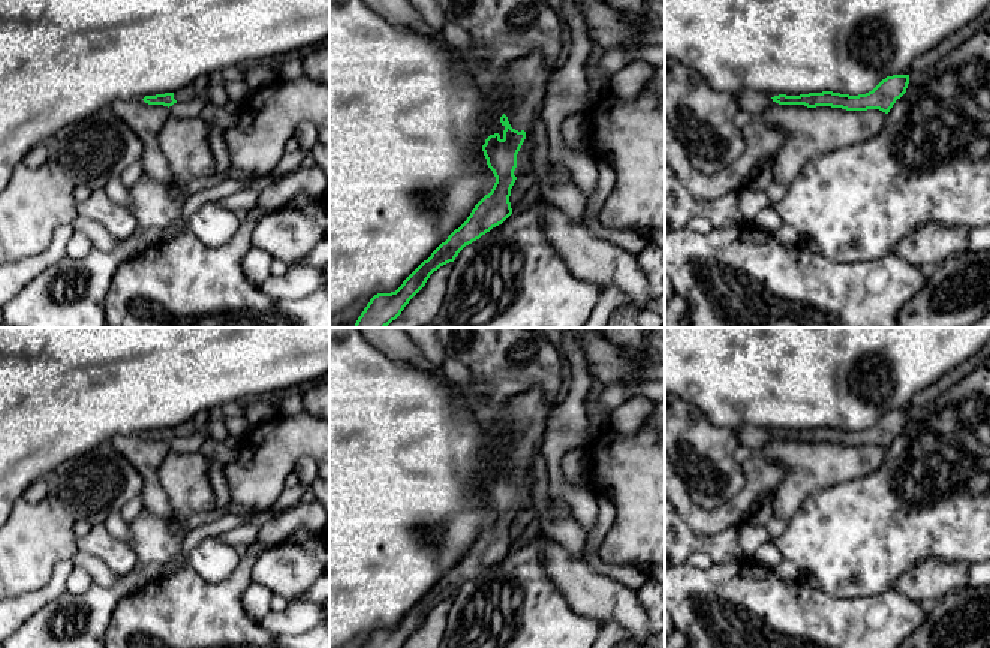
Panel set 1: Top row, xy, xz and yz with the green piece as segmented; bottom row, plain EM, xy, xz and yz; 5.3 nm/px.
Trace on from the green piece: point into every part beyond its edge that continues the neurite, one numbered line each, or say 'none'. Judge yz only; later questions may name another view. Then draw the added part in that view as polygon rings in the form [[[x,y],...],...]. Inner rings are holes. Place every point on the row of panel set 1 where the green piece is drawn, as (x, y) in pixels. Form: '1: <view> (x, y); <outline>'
none

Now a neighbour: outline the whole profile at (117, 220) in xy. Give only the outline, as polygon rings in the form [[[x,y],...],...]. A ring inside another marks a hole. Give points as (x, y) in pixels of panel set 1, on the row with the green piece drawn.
[[[93,190],[88,199],[76,204],[76,210],[78,216],[96,220],[120,241],[130,238],[138,230],[130,210],[115,204],[105,190]]]

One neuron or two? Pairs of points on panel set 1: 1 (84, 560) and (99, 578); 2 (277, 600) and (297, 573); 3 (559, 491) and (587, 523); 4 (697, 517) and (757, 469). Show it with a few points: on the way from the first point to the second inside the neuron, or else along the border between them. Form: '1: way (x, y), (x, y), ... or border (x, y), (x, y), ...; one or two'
1: way (89, 564), (98, 573); one
2: border (273, 590), (288, 602); two
3: way (568, 496), (586, 514); one
4: way (716, 517), (728, 515), (754, 488); one

